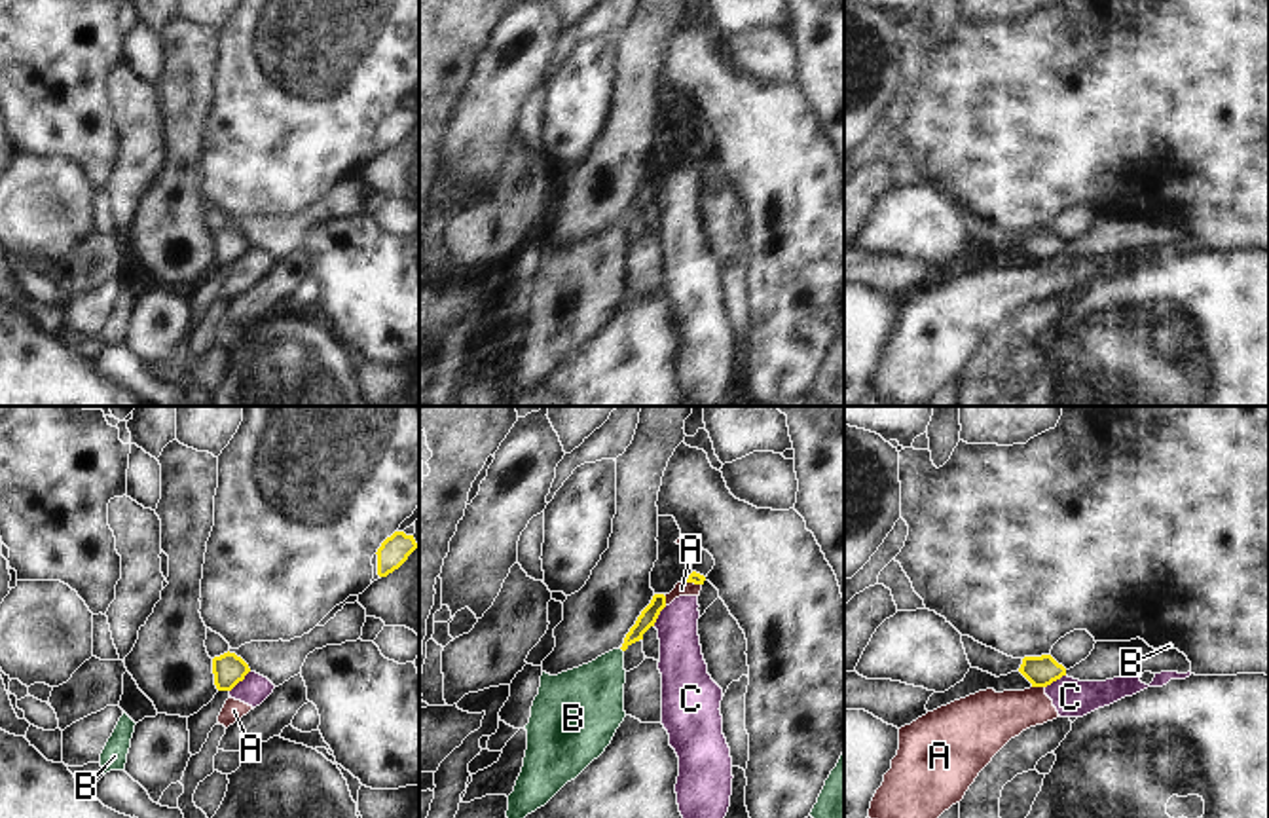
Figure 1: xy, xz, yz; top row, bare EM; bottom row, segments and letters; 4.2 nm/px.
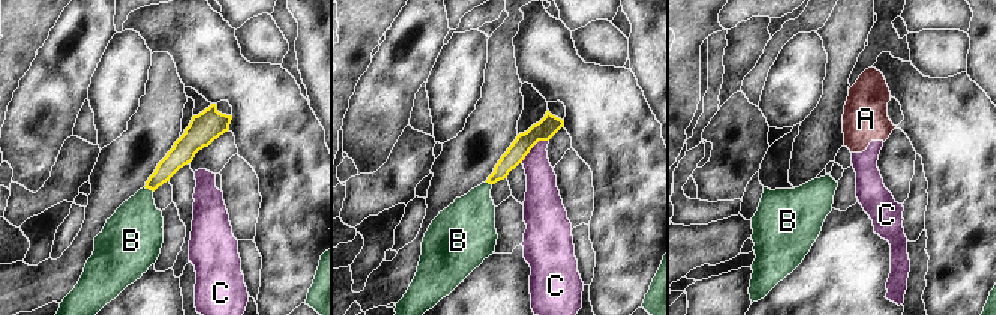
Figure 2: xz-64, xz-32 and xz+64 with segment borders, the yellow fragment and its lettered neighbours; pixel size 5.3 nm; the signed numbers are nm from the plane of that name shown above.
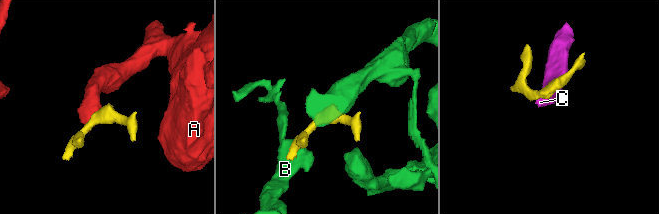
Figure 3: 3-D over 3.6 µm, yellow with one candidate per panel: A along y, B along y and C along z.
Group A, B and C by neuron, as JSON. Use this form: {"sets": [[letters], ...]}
{"sets": [["A", "C"], ["B"]]}

